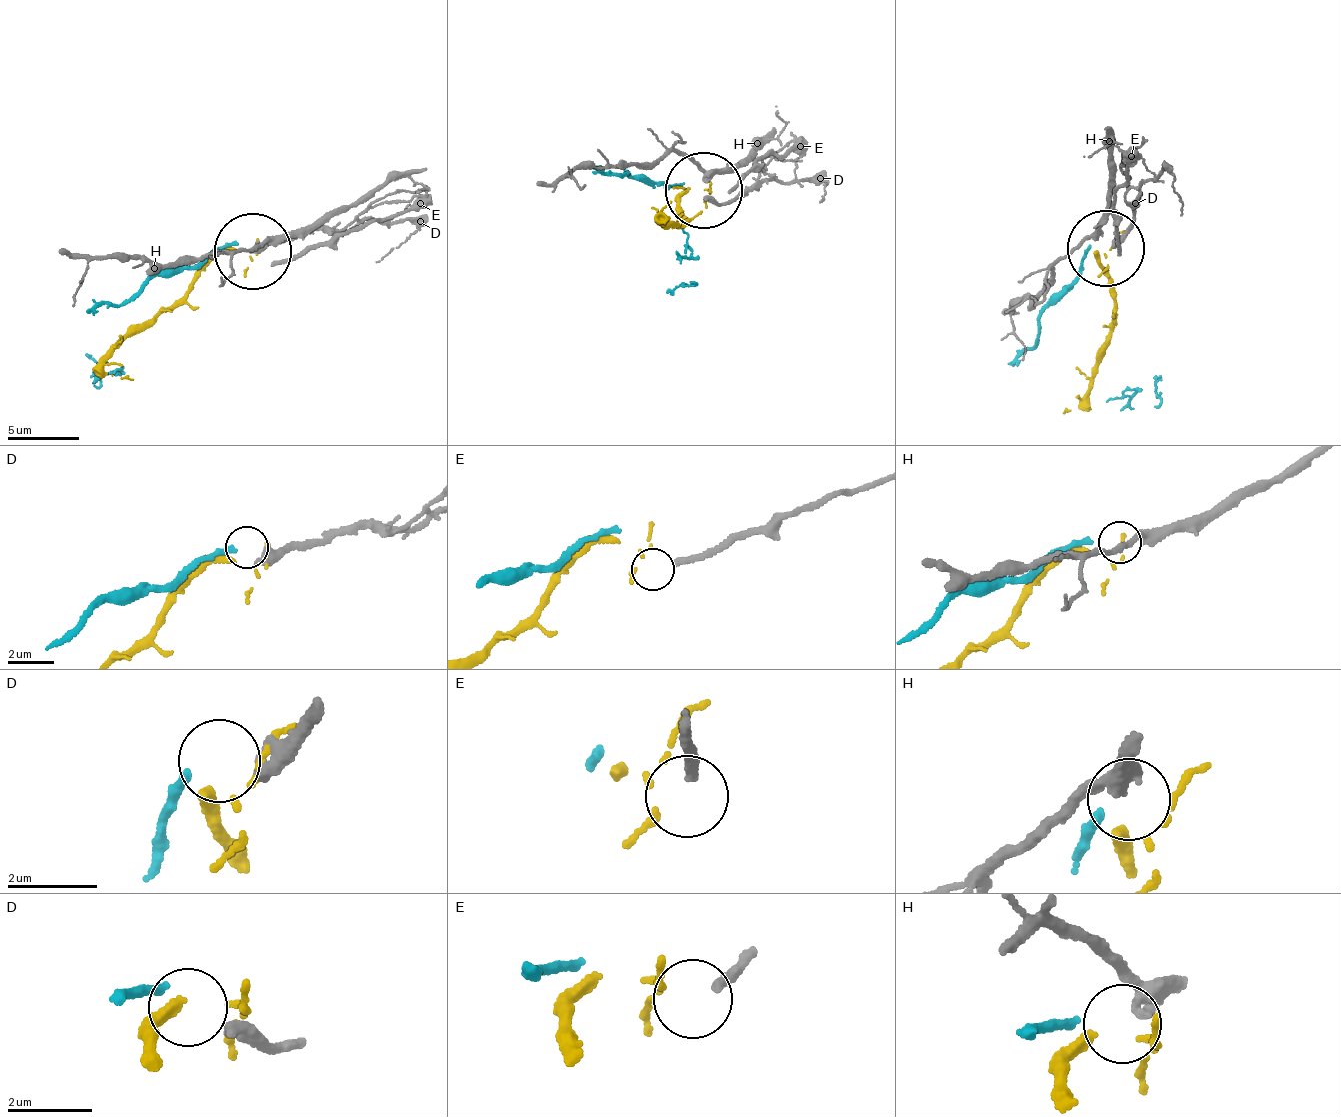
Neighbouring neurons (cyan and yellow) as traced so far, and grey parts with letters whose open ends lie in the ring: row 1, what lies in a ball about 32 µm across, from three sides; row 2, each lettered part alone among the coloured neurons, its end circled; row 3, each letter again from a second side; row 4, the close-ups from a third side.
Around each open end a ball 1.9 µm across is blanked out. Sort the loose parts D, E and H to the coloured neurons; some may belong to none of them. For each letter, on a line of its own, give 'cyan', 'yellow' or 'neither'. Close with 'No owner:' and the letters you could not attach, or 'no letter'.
D: cyan
E: neither
H: yellow
No owner: E

